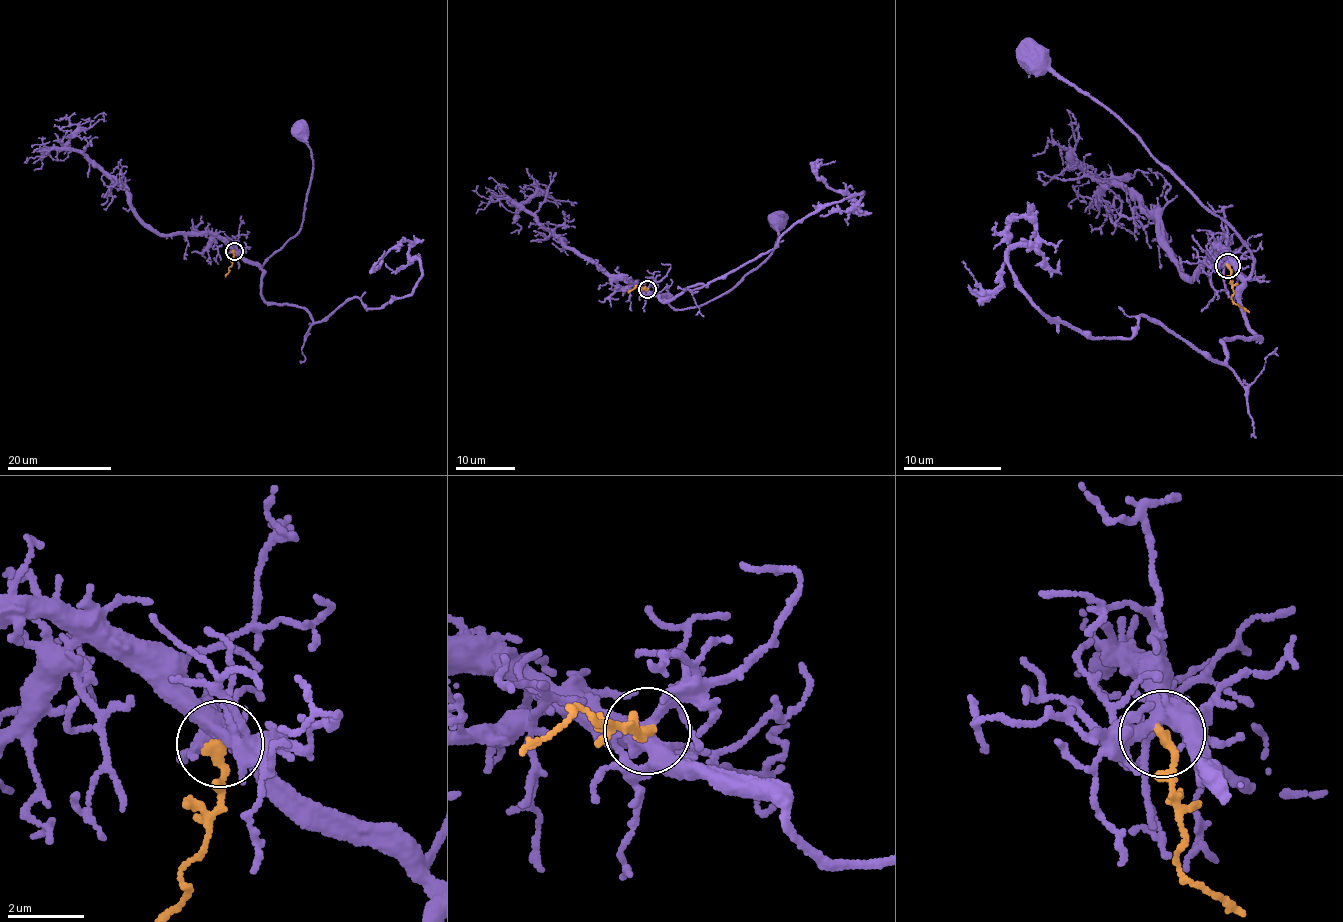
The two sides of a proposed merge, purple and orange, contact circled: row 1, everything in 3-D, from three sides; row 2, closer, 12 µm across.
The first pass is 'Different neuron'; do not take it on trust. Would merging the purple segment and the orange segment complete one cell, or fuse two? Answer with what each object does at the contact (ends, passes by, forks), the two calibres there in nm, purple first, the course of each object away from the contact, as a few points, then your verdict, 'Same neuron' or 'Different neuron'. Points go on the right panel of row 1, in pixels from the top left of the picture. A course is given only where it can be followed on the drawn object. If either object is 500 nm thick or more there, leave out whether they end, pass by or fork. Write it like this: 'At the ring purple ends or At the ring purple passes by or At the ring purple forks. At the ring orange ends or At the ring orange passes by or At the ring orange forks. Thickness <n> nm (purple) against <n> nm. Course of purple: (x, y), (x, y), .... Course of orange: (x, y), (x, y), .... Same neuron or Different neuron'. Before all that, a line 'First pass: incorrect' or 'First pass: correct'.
First pass: incorrect
At the ring purple forks. At the ring orange ends. Thickness 380 nm (purple) against 280 nm. Course of purple: (1227, 265), (1259, 338), (1221, 361), (1053, 320), (1009, 262), (1027, 218), (997, 286), (961, 261). Course of orange: (1227, 265), (1233, 301), (1250, 312). Same neuron

